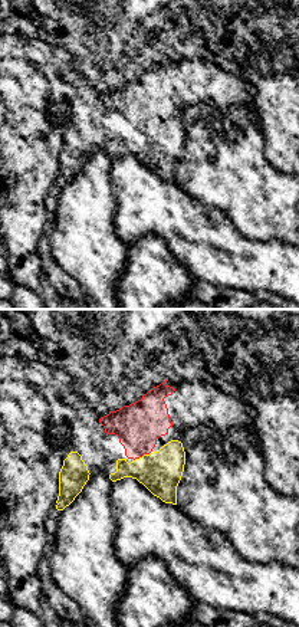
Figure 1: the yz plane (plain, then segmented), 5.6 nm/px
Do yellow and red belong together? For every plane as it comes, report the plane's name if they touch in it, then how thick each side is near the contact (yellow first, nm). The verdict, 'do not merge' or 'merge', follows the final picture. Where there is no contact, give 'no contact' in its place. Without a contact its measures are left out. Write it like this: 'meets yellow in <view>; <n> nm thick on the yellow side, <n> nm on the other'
meets yellow in yz; 240 nm thick on the yellow side, 260 nm on the other

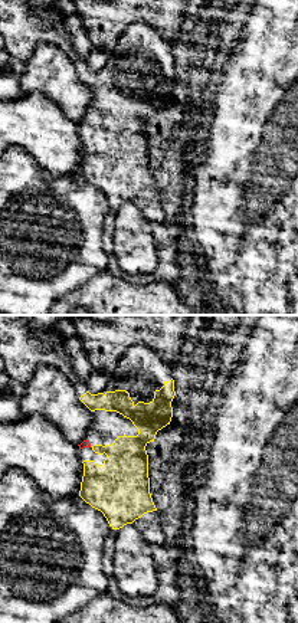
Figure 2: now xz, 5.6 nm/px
no contact

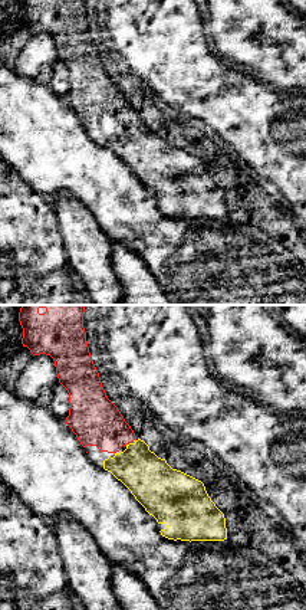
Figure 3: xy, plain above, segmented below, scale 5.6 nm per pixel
meets yellow in xy; 260 nm thick on the yellow side, 280 nm on the other

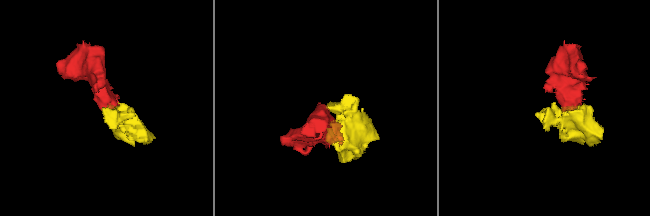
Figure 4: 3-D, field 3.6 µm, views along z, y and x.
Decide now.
merge

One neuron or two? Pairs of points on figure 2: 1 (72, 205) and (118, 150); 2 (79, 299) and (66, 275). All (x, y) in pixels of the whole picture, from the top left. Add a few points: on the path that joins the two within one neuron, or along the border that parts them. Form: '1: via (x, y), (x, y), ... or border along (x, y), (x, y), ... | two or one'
1: border along (79, 173), (97, 186), (110, 203) | two
2: border along (104, 271), (100, 271), (58, 299) | two

